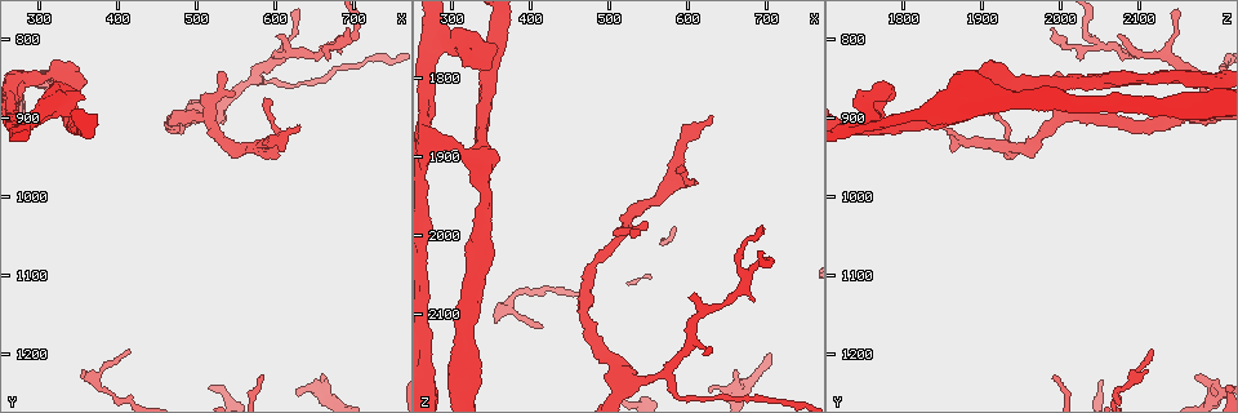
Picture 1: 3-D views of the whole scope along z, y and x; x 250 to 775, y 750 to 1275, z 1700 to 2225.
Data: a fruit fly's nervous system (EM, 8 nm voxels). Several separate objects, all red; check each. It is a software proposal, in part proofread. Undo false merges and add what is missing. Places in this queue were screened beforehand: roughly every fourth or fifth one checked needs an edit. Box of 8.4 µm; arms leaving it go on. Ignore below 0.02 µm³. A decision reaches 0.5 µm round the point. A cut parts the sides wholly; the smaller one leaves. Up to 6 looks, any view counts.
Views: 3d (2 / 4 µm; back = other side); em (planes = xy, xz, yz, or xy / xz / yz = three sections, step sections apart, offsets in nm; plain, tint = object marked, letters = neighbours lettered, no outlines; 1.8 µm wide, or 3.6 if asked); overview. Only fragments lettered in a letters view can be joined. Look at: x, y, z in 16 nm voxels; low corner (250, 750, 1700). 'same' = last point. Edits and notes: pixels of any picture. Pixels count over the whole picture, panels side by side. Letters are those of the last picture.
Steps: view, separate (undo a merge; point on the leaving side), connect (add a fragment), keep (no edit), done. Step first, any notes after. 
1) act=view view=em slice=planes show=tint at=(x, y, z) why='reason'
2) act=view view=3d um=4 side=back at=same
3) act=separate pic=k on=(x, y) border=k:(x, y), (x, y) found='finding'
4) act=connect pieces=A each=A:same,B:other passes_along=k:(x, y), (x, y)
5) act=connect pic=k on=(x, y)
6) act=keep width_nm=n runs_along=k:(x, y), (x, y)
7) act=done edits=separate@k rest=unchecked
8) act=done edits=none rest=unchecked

act=view view=em slice=planes show=letters at=(315, 860, 1790)

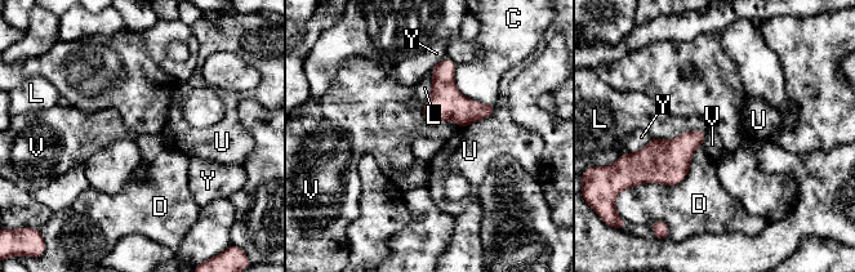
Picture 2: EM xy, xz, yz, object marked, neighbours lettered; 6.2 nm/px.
act=keep each=C:other,D:other,L:other,U:other,V:other,Y:other border=2:(422, 106), (430, 124), (446, 121) found='no lettered fragment goes on from it'

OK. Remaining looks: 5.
act=view view=em slice=xz step=8 show=plain at=(345, 890, 1930) why='an open end'

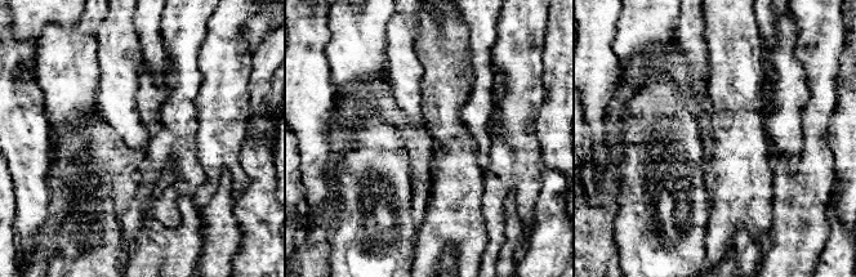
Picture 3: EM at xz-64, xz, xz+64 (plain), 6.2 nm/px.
act=view view=em slice=xz step=8 show=letters at=same why='what lies round it'

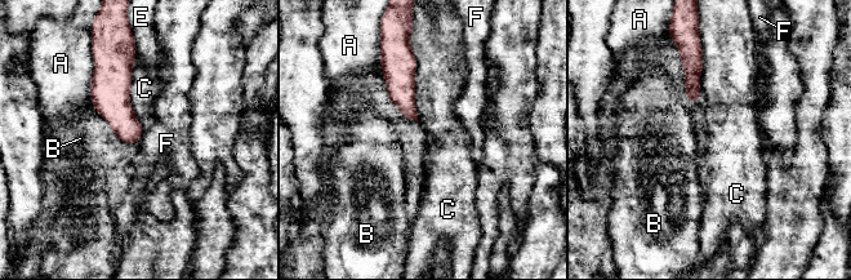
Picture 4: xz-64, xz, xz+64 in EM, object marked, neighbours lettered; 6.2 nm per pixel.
act=keep each=A:other,B:other,C:other,E:other,F:other border=4:(136, 50), (129, 105), (143, 129) found='no lettered fragment goes on from it'

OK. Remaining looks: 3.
act=view view=em slice=planes show=tint at=(665, 1230, 2170)

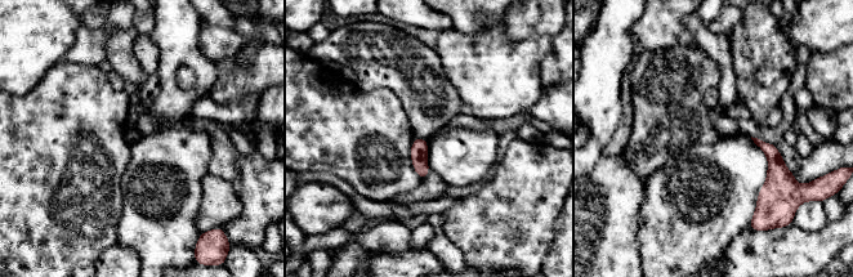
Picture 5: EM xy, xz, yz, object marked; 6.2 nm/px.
act=view view=em slice=planes show=letters at=same why='see the neighbours'

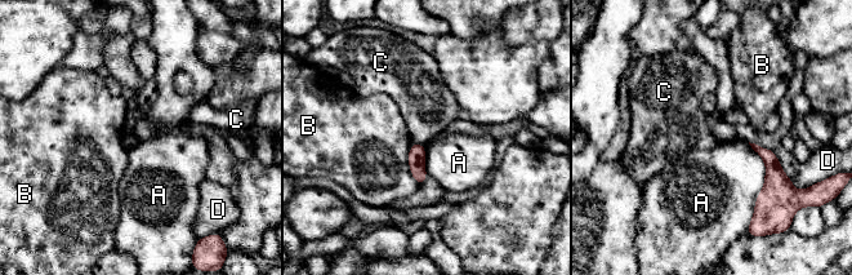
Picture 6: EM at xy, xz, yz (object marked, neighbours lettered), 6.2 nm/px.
act=keep longest_contact=A:500nm each=A:other,B:other,C:other,D:other border=6:(414, 141), (423, 145) found='none of them fits'

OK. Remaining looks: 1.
act=done edits=none rest=unchecked

